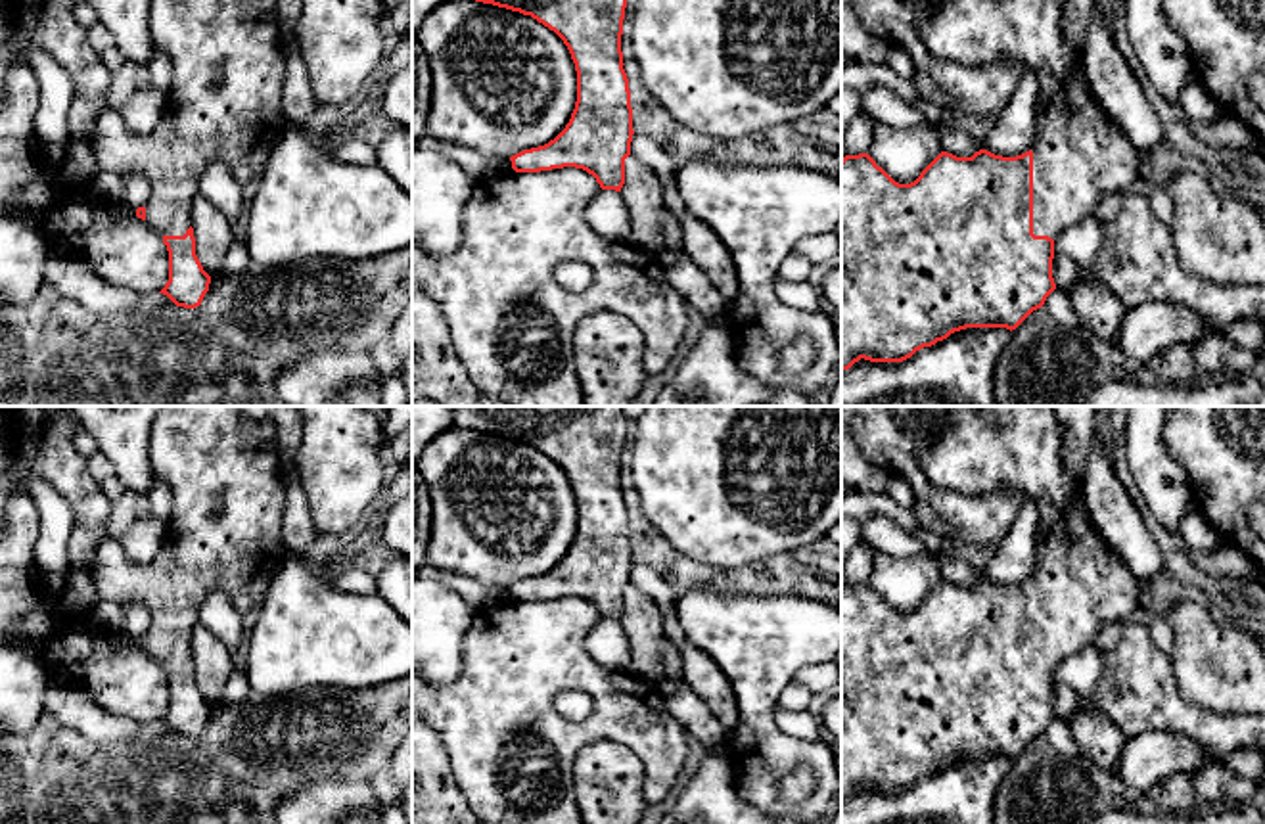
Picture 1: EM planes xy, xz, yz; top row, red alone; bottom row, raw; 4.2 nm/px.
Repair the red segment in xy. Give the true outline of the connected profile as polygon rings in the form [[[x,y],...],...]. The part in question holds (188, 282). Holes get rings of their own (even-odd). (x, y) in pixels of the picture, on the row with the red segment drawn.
[[[151,0],[150,31],[172,63],[172,86],[157,128],[134,134],[119,109],[107,107],[94,126],[94,157],[104,172],[134,172],[150,180],[151,195],[136,217],[163,238],[169,251],[169,282],[159,291],[176,307],[196,309],[209,291],[211,276],[196,255],[194,197],[203,171],[220,161],[243,186],[261,176],[288,128],[282,113],[286,44],[276,0]]]

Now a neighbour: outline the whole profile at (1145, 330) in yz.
[[[1146,301],[1127,309],[1116,345],[1135,368],[1146,366],[1160,351],[1177,343],[1196,345],[1208,333],[1208,324],[1183,305]]]

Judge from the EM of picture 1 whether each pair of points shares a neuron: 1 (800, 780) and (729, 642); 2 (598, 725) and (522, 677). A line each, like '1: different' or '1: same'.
1: different
2: same

